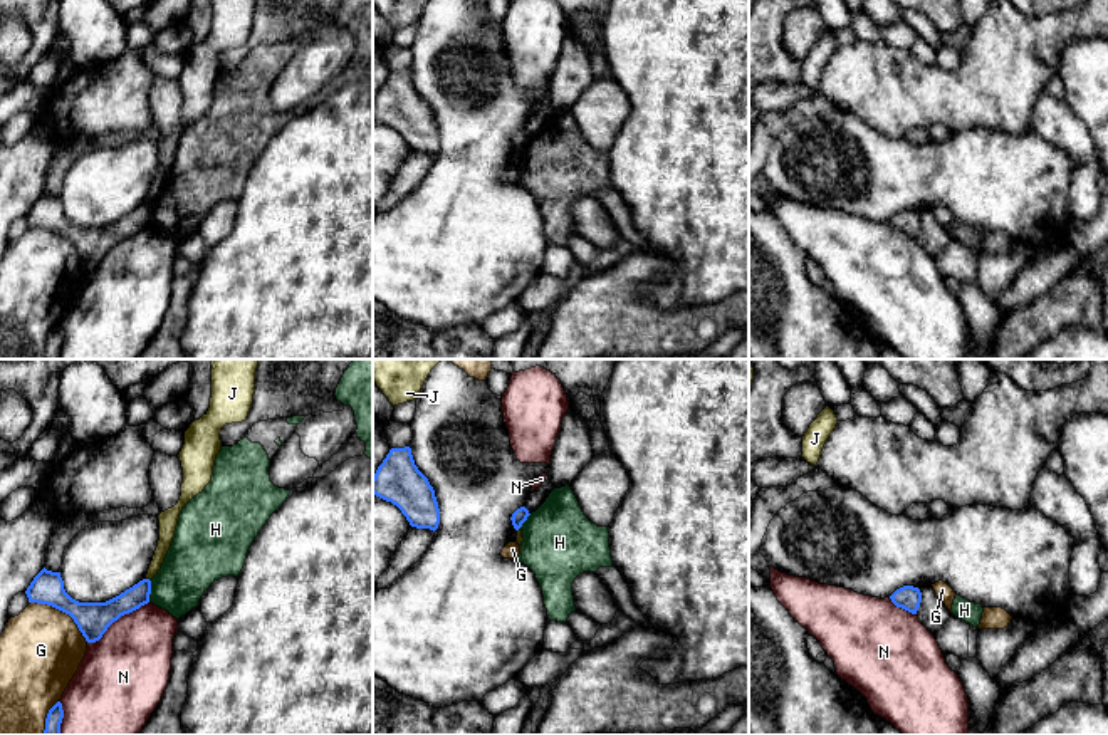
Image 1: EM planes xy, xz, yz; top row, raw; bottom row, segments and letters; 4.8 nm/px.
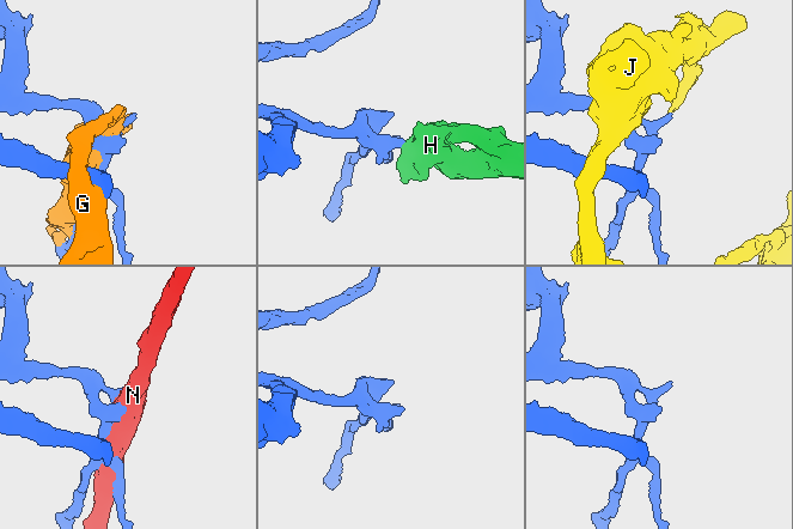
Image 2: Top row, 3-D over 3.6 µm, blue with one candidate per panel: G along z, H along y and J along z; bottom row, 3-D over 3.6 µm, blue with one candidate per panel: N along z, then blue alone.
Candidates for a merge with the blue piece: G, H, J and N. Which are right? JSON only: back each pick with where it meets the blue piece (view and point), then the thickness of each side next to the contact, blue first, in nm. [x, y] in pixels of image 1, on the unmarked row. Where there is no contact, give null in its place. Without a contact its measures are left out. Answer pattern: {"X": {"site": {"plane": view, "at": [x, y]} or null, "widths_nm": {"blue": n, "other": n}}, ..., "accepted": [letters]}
{"accepted": []}

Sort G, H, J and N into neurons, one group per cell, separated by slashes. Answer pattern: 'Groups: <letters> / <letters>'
Groups: G / H / J / N

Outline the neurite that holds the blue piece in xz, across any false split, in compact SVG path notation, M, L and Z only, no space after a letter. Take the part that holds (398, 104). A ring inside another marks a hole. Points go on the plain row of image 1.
M410 70L389 74L373 101L373 117L396 129L411 151L438 153L435 114L415 89Z

